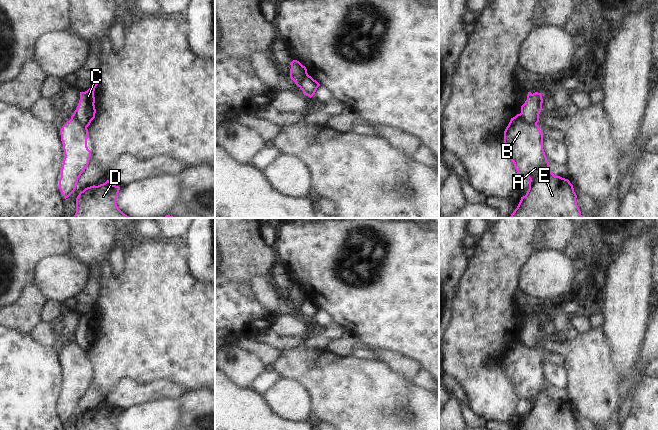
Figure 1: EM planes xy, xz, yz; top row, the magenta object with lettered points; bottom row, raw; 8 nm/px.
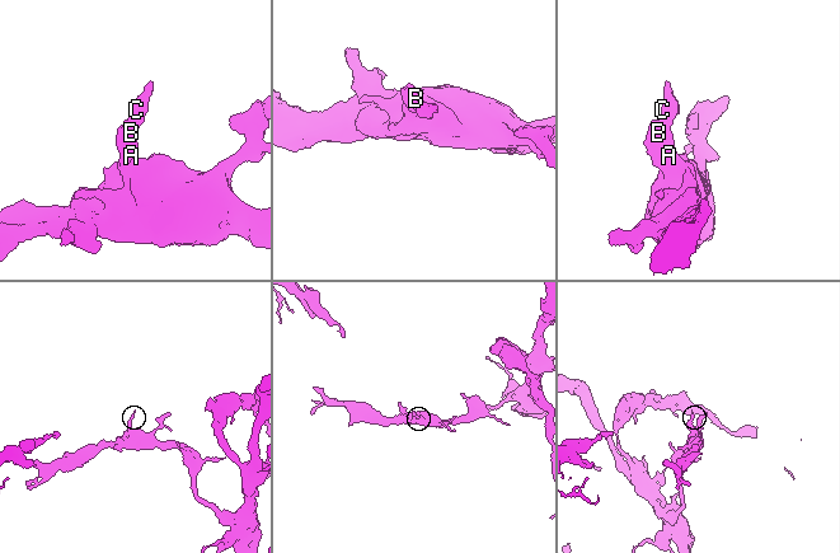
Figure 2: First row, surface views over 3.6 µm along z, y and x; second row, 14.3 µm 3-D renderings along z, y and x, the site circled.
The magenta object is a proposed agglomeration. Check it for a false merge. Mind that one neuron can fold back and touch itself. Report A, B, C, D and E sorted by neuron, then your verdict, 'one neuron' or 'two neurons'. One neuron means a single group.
groups A B D E / C; two neurons

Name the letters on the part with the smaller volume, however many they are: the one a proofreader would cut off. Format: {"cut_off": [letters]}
{"cut_off": ["C"]}

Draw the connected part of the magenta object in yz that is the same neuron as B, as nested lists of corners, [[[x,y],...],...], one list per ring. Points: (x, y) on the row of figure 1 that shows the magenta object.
[[[520,114],[511,118],[504,131],[504,148],[514,163],[519,177],[528,177],[529,189],[510,218],[582,218],[577,195],[568,179],[555,176],[543,149],[543,134],[537,124],[529,123]]]

